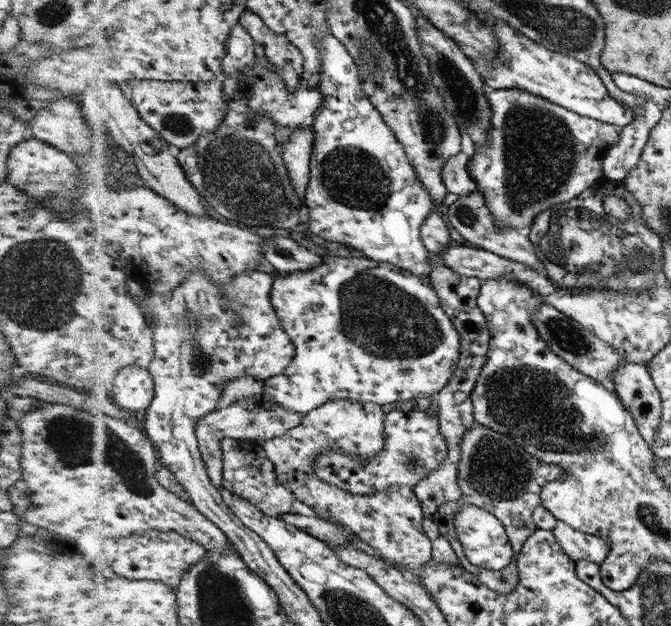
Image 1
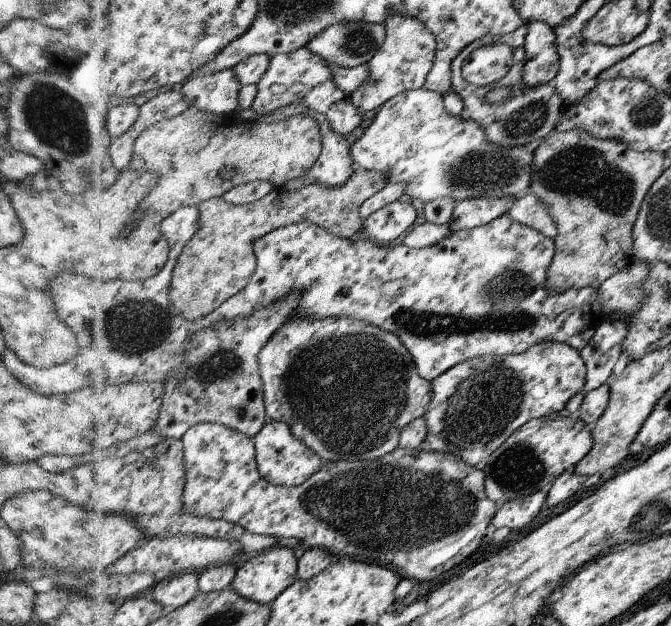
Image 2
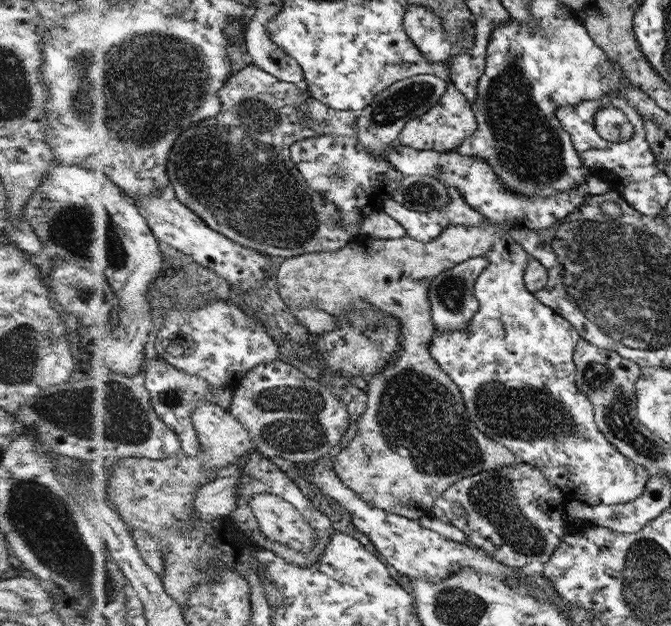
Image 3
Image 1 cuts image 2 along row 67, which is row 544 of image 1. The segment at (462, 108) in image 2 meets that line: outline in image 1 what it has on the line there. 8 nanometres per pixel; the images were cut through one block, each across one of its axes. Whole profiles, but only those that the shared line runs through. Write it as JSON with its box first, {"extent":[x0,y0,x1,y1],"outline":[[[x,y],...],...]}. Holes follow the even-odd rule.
{"extent":[433,422,566,594],"outline":[[[475,422],[462,437],[457,472],[457,483],[461,487],[462,496],[457,501],[440,505],[435,517],[433,517],[433,521],[438,525],[438,530],[440,530],[442,536],[449,539],[450,545],[456,551],[461,568],[480,578],[482,584],[488,589],[494,590],[497,594],[512,593],[519,584],[518,556],[521,554],[526,540],[538,529],[533,521],[533,510],[540,505],[540,490],[546,483],[560,479],[562,475],[566,475],[566,468],[560,468],[560,466],[553,466],[538,460],[538,457],[526,452],[526,449],[522,448],[512,437]],[[466,504],[484,508],[490,513],[494,513],[496,518],[502,521],[514,552],[512,563],[509,566],[502,568],[500,571],[488,571],[474,566],[468,561],[454,524],[455,514]]]}

